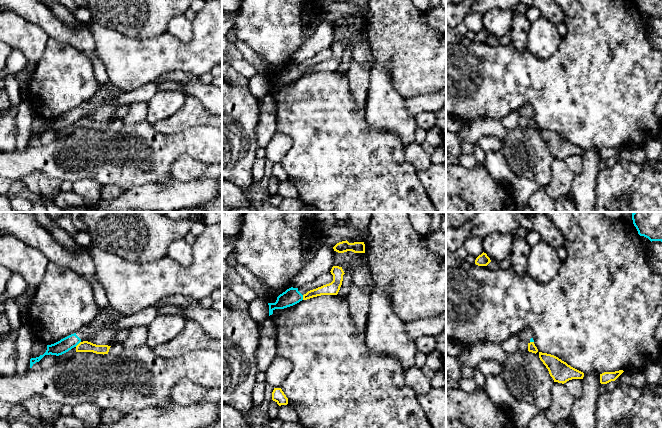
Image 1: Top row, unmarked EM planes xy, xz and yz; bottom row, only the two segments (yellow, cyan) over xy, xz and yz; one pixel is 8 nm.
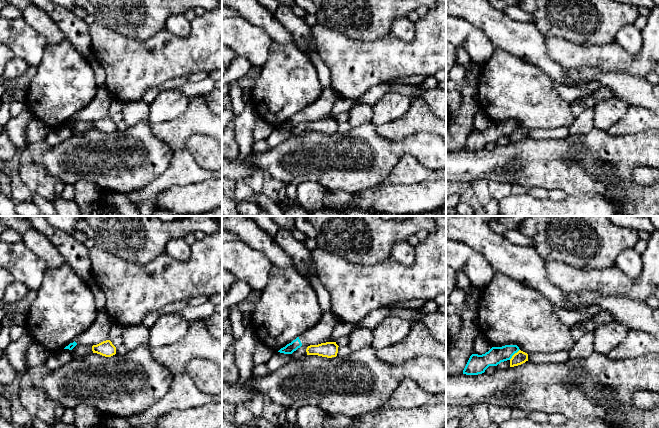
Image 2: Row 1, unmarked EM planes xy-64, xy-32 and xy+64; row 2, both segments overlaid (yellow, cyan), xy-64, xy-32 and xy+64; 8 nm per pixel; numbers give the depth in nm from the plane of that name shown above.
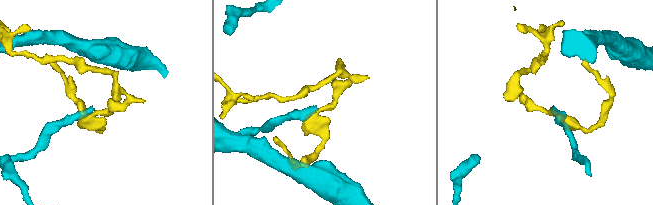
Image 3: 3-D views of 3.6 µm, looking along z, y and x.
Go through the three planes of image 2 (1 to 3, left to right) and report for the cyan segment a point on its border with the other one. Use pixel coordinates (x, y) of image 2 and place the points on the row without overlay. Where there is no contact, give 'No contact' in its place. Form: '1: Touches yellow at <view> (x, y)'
1: No contact
2: No contact
3: Touches yellow at xy+64 (514, 130)

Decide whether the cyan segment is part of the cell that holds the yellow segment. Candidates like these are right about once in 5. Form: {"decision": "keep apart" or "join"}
{"decision": "keep apart"}

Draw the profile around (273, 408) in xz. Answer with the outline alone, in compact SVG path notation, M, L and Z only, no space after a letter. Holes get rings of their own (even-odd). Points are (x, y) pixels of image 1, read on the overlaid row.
M271 401L268 406L268 417L270 420L275 420L278 417L279 405L275 401Z

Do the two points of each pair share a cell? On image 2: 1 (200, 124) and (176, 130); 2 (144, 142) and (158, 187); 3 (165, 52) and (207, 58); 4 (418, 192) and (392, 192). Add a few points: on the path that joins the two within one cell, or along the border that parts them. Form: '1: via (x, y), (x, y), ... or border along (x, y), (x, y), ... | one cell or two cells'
1: via (194, 124), (188, 124), (182, 128) | one cell
2: border along (171, 160), (168, 167), (150, 183), (135, 189) | two cells
3: via (175, 55), (197, 55) | one cell
4: via (412, 192), (398, 192) | one cell

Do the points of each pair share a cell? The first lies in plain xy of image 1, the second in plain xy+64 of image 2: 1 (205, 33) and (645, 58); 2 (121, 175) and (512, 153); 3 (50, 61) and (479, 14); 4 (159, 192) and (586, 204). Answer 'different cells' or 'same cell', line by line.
1: same cell
2: same cell
3: different cells
4: same cell

